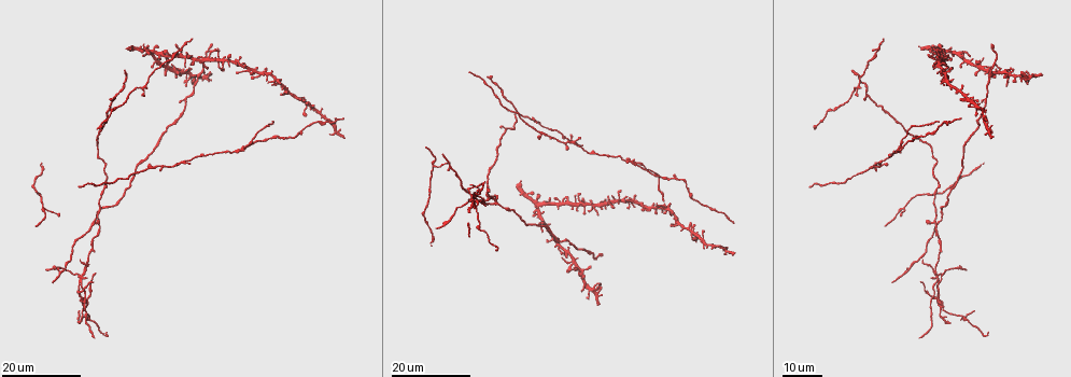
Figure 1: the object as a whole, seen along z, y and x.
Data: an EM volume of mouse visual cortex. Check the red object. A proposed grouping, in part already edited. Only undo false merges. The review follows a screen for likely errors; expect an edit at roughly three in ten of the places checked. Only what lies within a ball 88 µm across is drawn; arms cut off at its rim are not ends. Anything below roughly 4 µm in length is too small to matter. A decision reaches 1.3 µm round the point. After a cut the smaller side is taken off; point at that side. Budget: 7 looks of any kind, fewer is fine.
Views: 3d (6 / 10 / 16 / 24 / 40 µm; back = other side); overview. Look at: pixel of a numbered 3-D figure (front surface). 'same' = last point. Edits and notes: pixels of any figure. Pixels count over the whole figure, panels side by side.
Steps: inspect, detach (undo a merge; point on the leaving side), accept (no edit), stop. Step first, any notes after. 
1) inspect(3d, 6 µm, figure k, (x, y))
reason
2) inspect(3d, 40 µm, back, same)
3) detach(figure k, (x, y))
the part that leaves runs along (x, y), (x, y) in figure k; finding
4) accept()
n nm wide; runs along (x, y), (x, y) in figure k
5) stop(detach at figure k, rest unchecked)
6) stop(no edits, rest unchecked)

inspect(3d, 24 µm, figure 1, (933, 222))

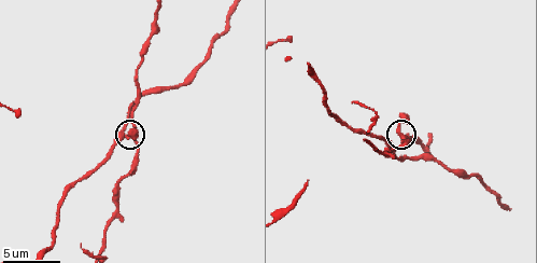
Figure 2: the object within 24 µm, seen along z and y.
inspect(3d, 10 µm, figure 2, (402, 137))
closer look

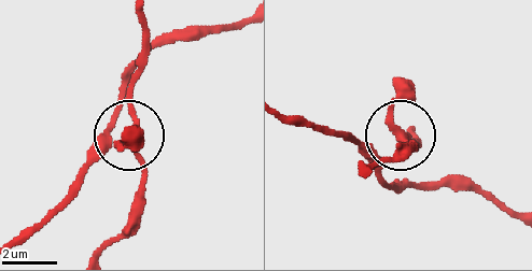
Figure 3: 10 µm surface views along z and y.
accept()
side arm 45 µm; 4 arms; one neuron here

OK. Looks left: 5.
inspect(3d, 6 µm, figure 2, (115, 214))
calibre changes

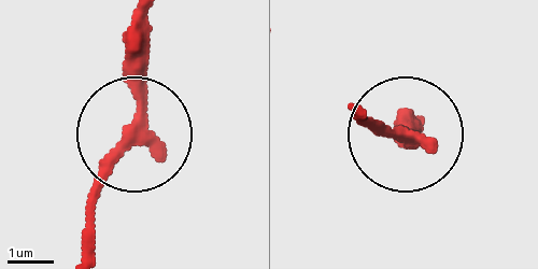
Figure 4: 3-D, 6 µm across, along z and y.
inspect(3d, 6 µm, back, figure 4, (407, 138))

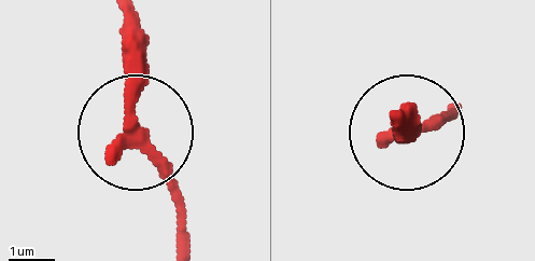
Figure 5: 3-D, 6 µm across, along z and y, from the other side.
accept()
runs along (122, 16), (134, 133), (187, 233) in figure 5; continuous, no second neuron

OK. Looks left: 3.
inspect(3d, 24 µm, figure 1, (858, 86))
sudden change in width

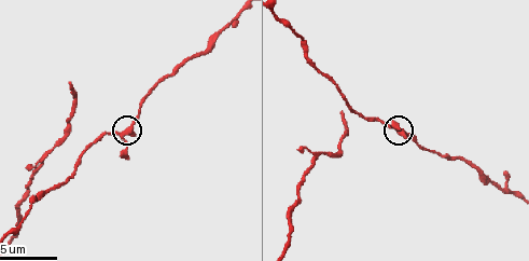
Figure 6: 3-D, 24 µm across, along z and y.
inspect(3d, 6 µm, figure 6, (120, 136))

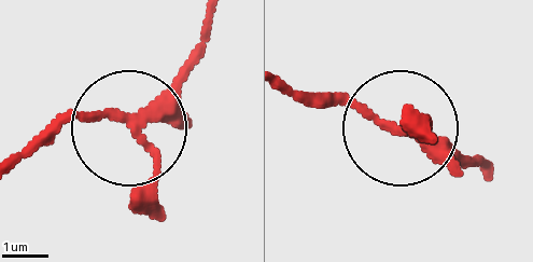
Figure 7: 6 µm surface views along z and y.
accept()
one neuron here

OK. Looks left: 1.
stop(no edits, rest unchecked)

